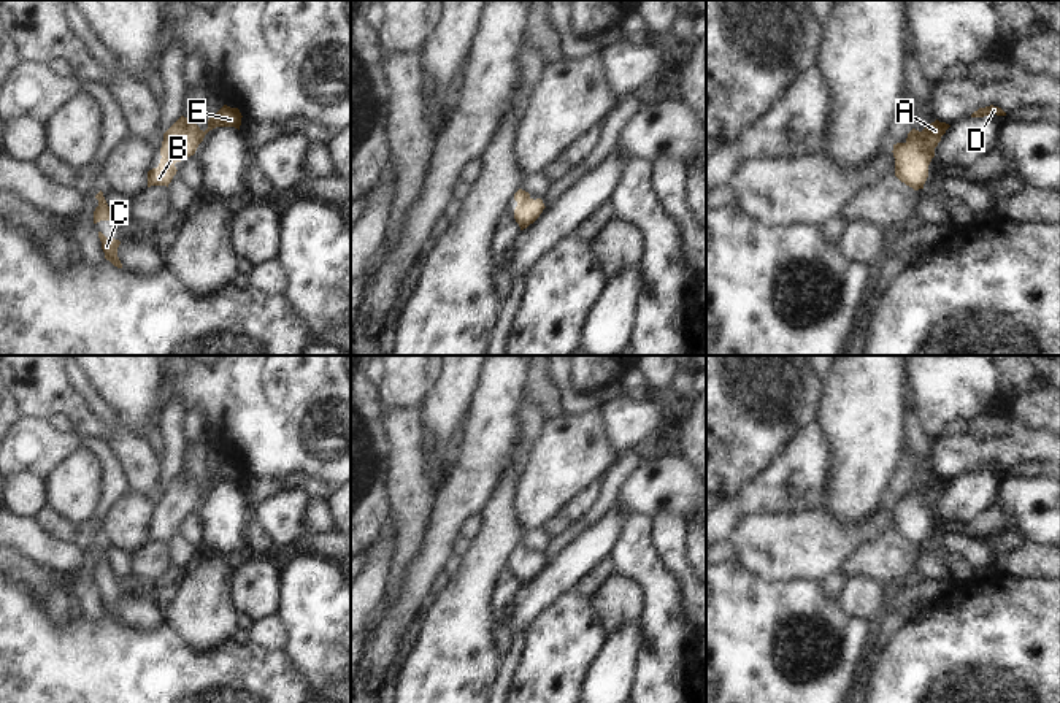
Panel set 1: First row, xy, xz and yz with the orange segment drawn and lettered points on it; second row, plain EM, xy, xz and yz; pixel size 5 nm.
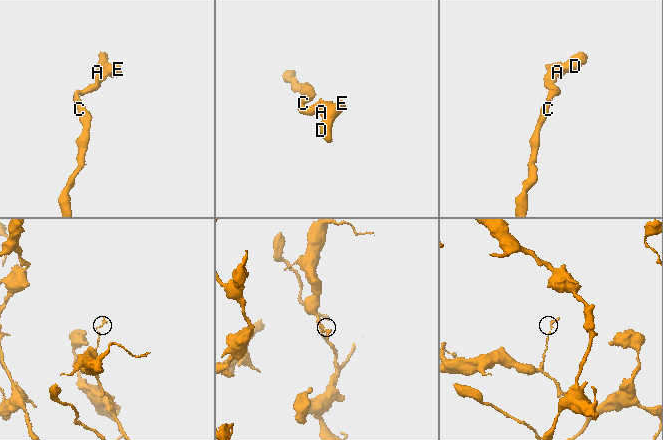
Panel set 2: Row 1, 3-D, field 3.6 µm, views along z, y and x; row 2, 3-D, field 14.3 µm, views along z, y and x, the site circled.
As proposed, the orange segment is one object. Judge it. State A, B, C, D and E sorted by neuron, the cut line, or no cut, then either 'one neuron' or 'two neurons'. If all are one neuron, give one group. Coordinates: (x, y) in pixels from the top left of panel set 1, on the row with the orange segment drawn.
A B C D E | no cut | one neuron

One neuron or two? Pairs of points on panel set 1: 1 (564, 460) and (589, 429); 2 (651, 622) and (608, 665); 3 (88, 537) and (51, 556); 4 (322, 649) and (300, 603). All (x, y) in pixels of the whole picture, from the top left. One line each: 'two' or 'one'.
1: one
2: two
3: two
4: one

